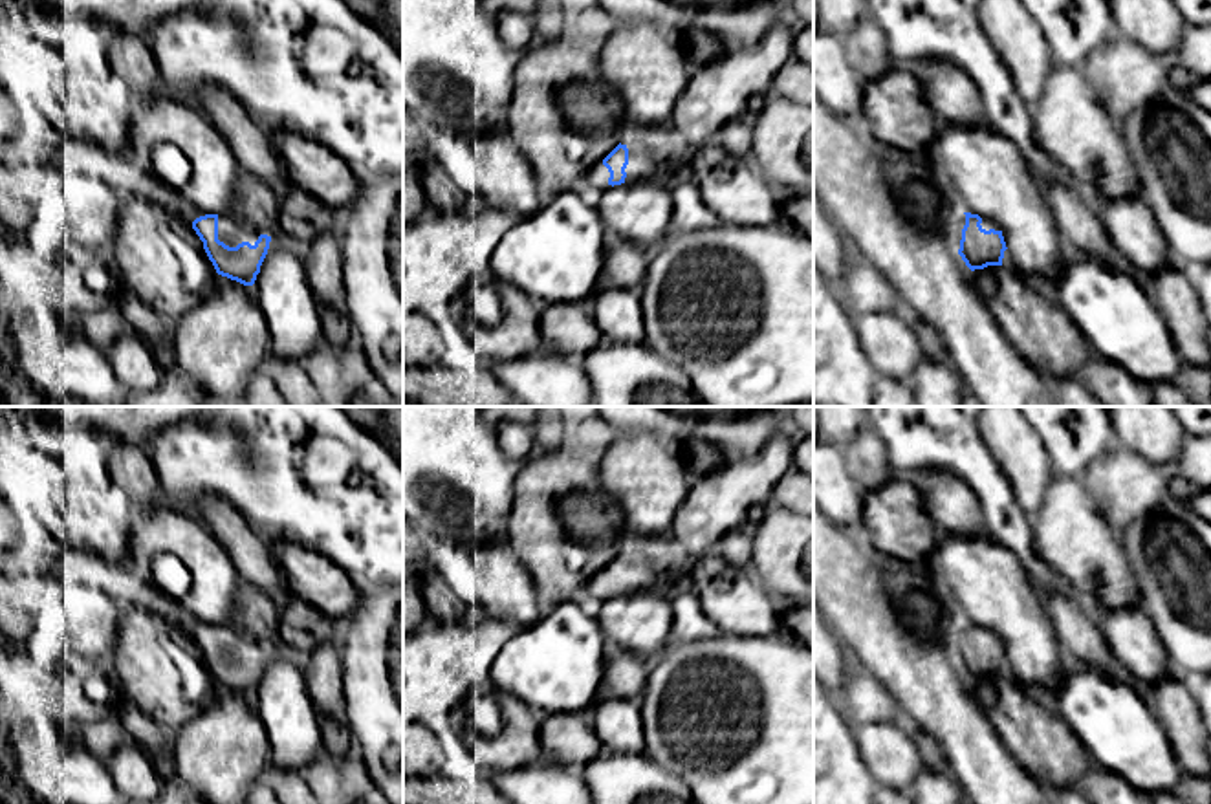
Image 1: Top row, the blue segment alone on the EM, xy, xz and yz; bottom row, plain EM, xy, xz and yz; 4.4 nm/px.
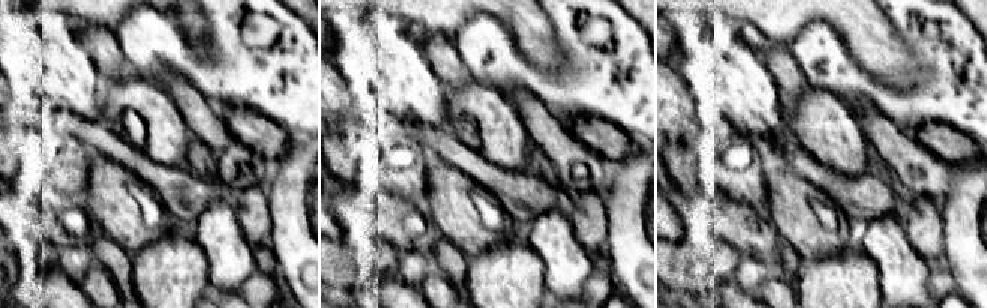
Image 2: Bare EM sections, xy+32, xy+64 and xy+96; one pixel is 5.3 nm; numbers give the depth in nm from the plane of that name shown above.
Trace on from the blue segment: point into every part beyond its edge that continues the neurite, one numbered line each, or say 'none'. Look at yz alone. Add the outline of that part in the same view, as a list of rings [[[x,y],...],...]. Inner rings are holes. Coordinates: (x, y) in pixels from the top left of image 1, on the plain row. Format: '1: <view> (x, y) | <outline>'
1: yz (959, 632) | [[[960,623],[951,632],[951,648],[953,648],[953,654],[955,654],[956,661],[960,659],[960,650],[962,650],[964,636],[966,636],[966,625]]]

